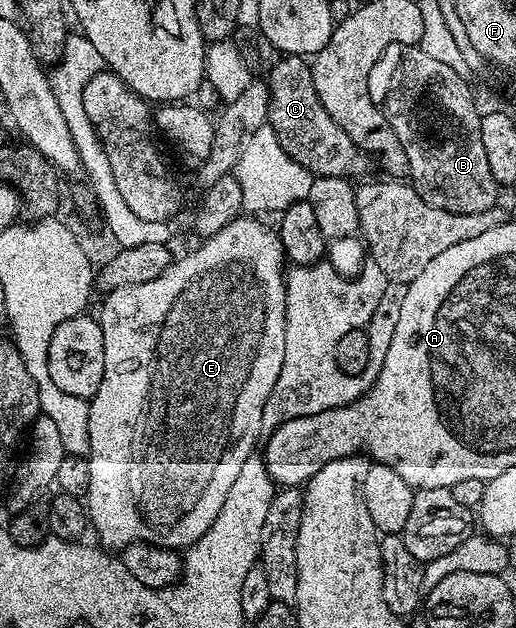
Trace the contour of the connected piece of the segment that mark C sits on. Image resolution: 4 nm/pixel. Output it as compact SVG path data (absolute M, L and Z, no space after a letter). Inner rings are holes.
M282 55L275 62L267 77L269 87L268 124L274 128L275 136L283 150L300 166L312 172L314 177L334 176L340 180L353 176L370 175L370 153L361 151L351 142L347 130L343 130L323 110L319 94L315 94L315 78L310 61L303 56Z

